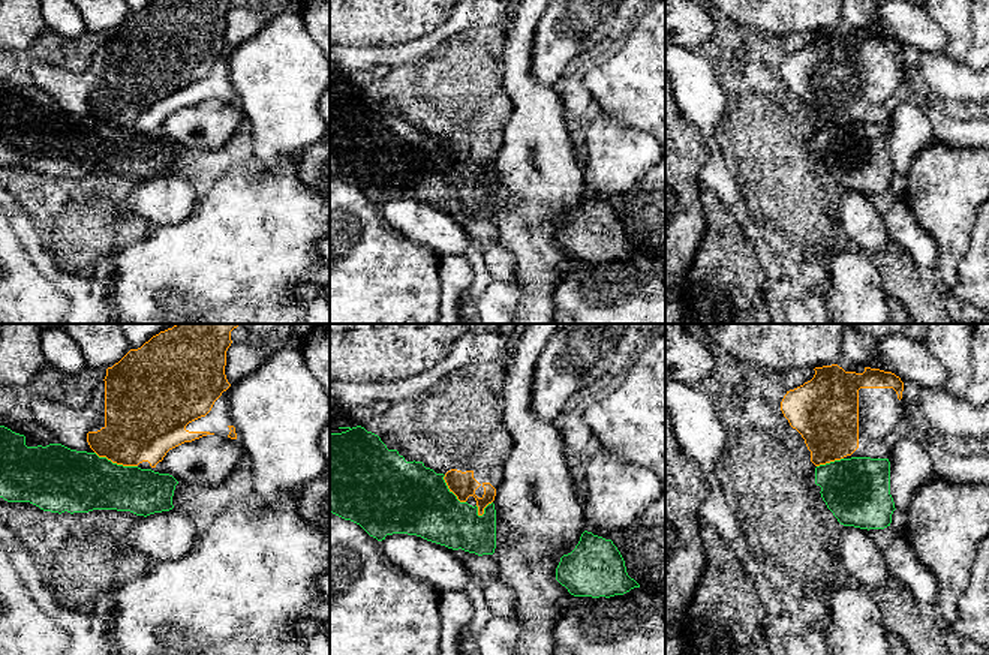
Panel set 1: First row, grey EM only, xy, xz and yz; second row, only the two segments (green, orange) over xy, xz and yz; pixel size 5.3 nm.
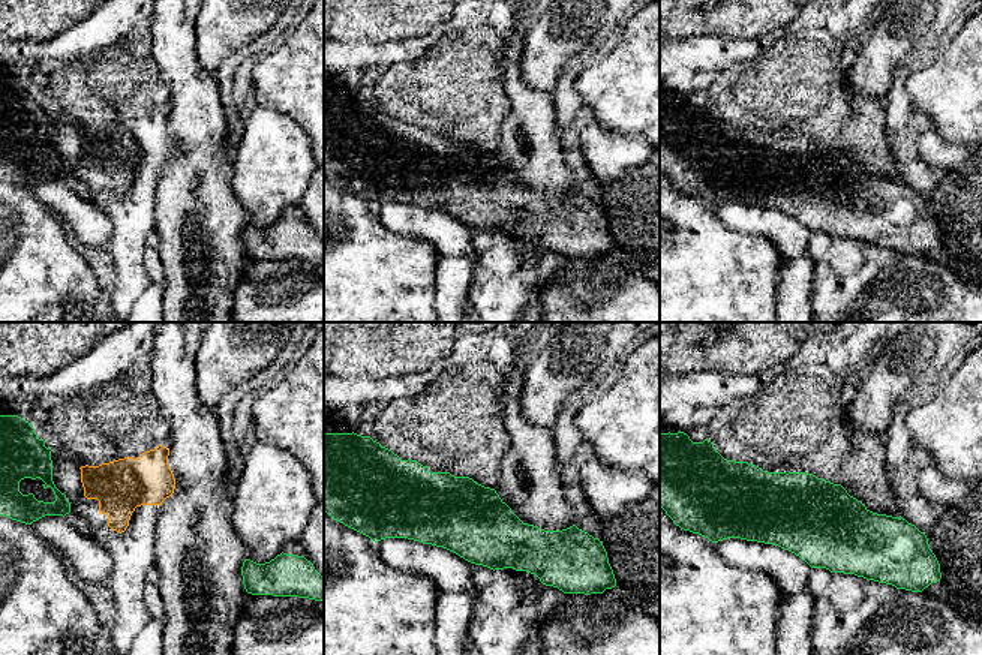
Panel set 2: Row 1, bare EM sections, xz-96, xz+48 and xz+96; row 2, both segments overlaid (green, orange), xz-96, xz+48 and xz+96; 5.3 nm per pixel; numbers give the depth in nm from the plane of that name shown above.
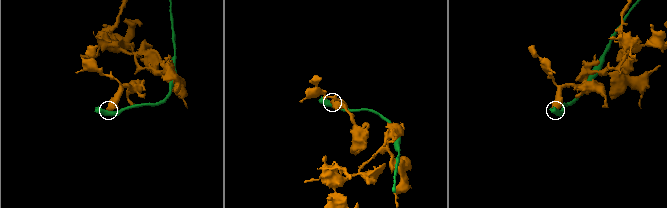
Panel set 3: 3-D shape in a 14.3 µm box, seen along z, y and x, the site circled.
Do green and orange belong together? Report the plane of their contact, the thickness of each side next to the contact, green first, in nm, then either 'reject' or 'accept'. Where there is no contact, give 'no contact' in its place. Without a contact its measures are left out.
meets green in xy; 340 nm thick on the green side, 400 nm on the other; reject

